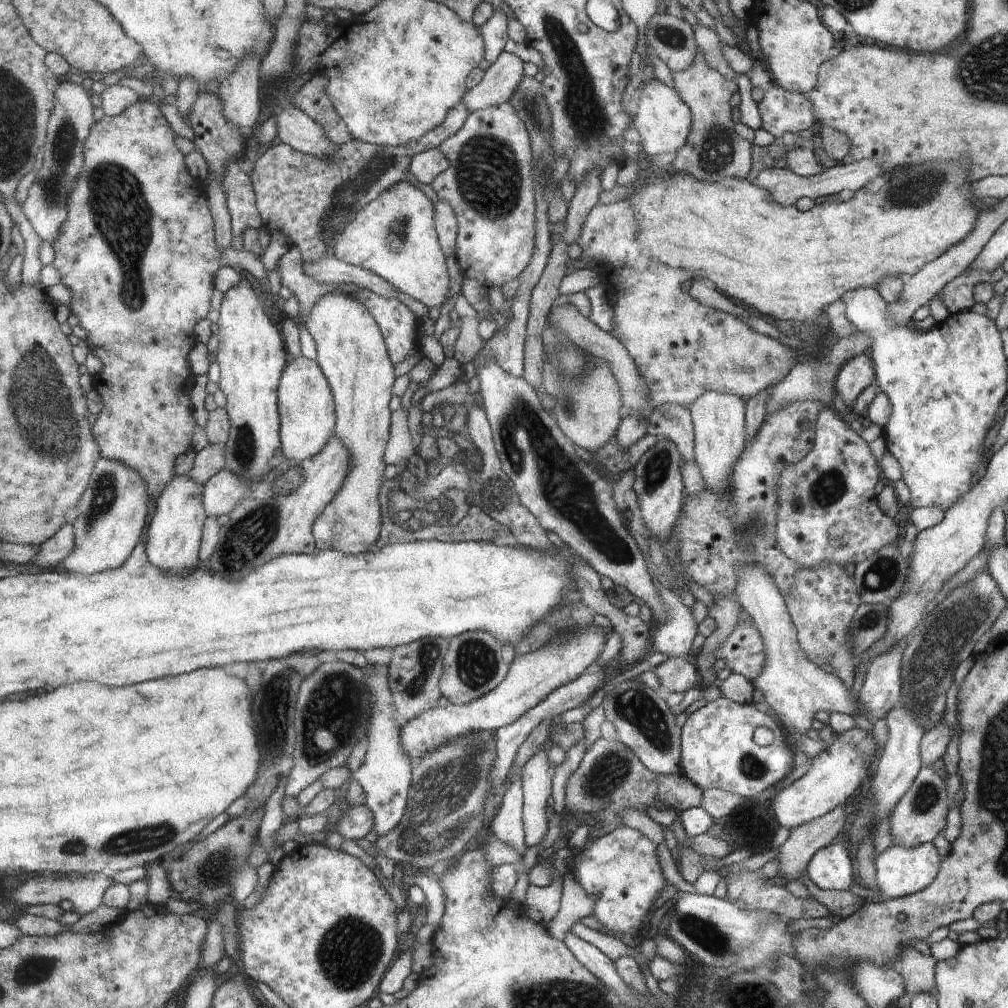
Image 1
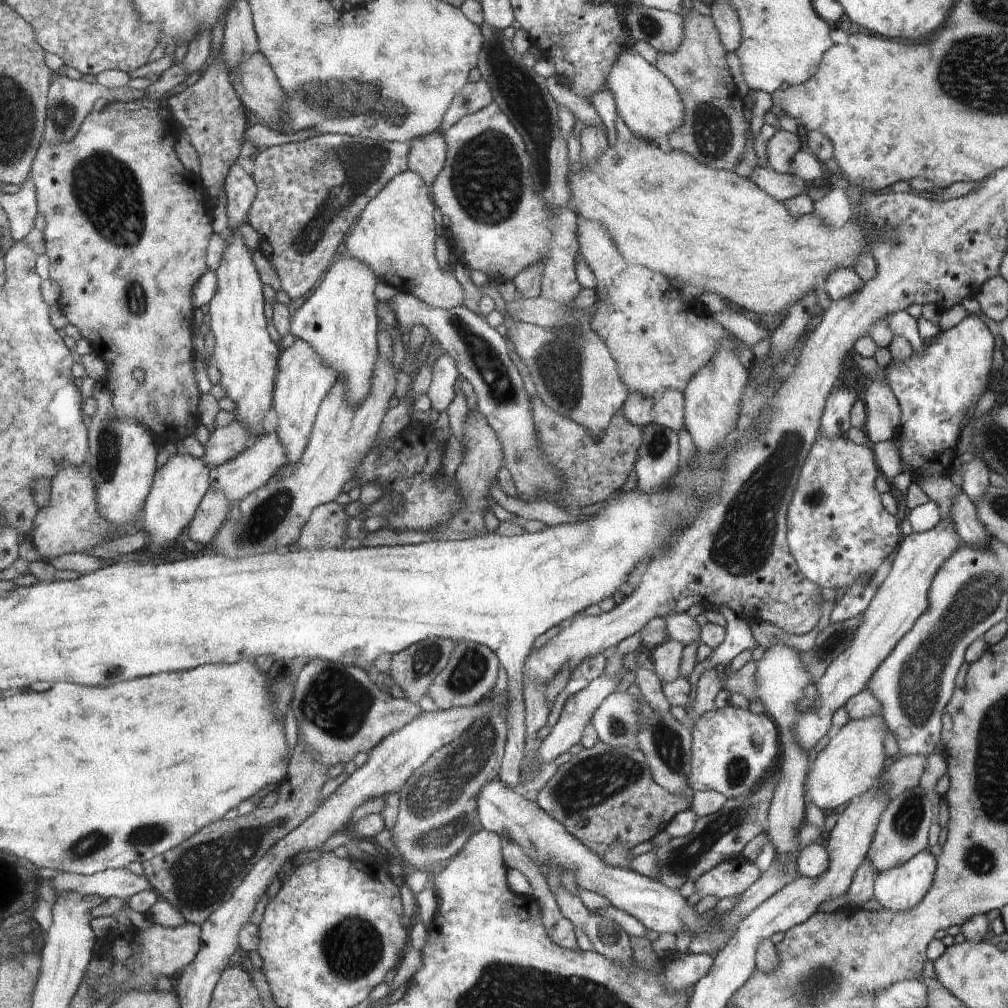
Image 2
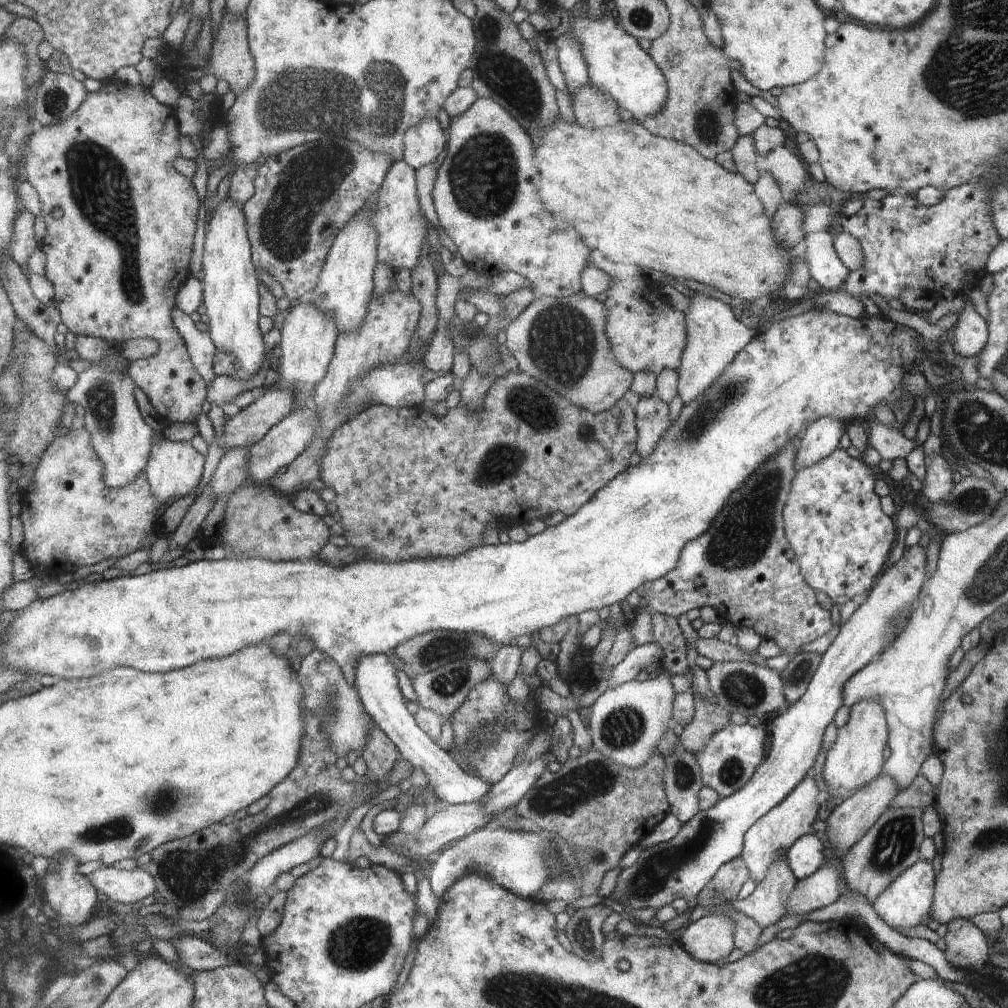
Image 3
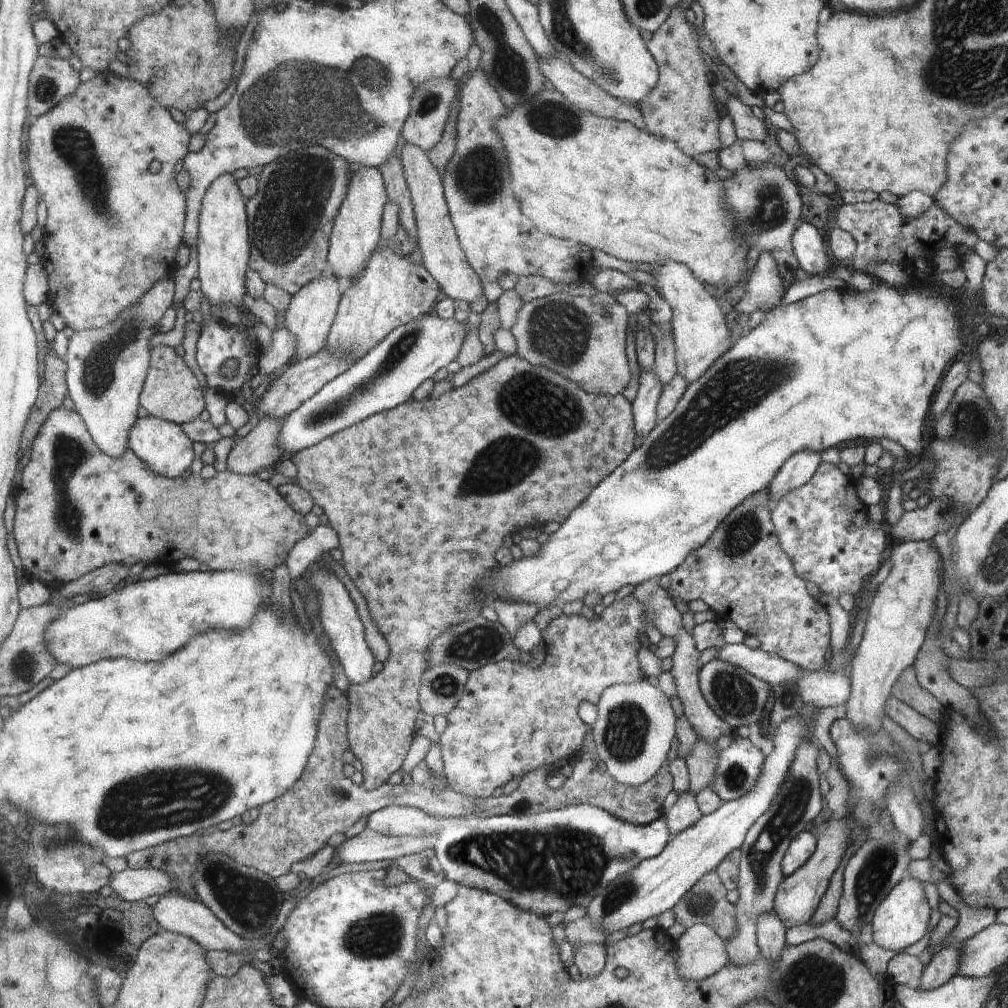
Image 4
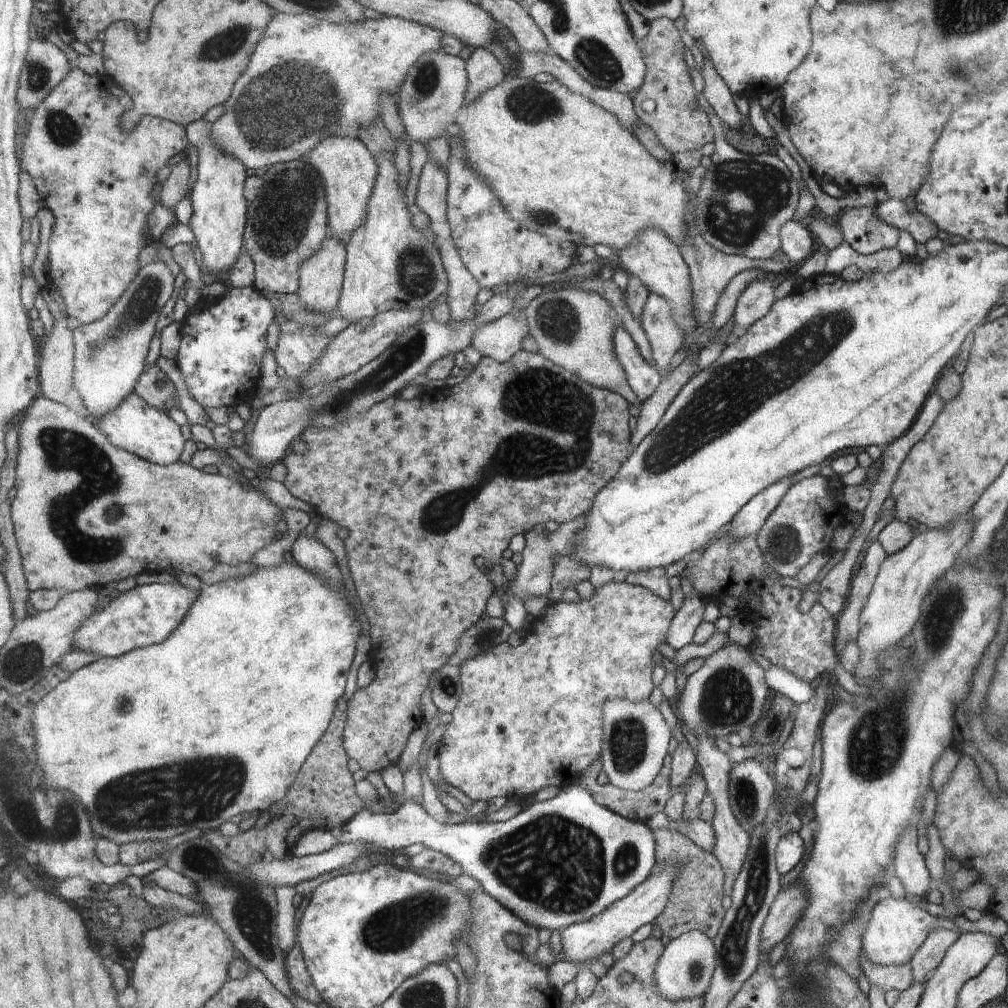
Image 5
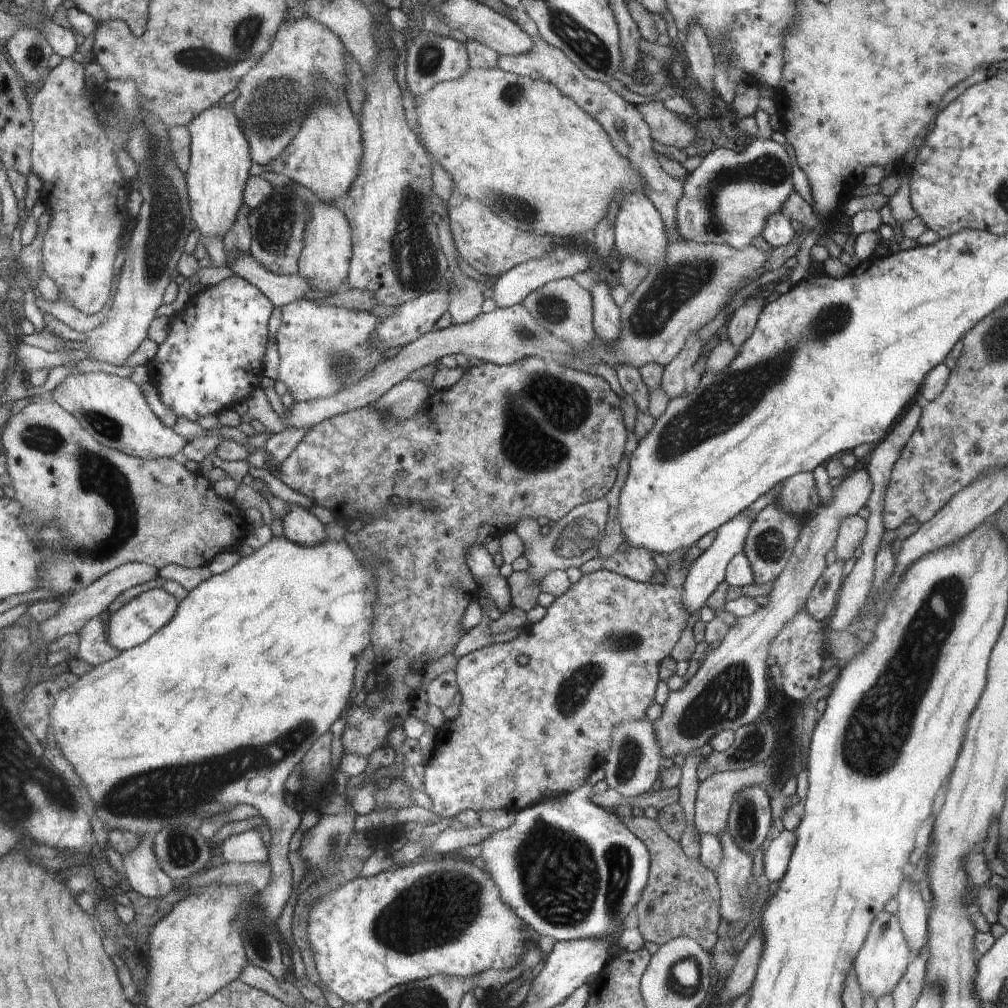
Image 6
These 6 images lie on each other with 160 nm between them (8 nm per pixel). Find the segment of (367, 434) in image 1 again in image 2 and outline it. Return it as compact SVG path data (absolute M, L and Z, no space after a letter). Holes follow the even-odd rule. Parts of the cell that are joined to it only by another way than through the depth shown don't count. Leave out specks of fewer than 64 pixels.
M350 255L340 258L326 272L314 293L298 308L290 323L290 334L313 346L322 362L347 378L347 399L363 403L372 393L378 354L378 314L376 312L376 275L370 265ZM334 501L317 506L302 528L298 542L287 550L342 548L347 540L343 526L348 518L343 507Z

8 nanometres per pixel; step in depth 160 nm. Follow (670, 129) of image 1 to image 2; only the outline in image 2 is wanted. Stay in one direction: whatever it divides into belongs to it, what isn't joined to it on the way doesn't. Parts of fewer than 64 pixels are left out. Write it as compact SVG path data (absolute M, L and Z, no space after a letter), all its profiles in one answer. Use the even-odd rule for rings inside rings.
M630 45L621 50L620 57L610 70L608 86L614 96L617 116L634 135L655 142L653 138L658 132L669 135L684 124L684 104L673 82L656 65L646 62Z

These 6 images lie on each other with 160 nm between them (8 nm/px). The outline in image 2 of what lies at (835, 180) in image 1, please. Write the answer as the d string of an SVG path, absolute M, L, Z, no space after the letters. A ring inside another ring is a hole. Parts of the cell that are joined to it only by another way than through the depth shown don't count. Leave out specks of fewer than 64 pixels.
M756 165L749 178L753 180L763 191L773 195L775 199L784 204L785 200L792 198L800 193L806 193L807 186L798 187L792 175L778 173L774 169L764 169Z

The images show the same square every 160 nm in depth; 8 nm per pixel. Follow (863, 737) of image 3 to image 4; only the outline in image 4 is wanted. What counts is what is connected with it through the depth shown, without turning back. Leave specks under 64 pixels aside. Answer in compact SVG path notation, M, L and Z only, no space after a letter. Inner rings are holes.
M906 541L898 544L889 557L892 568L887 578L878 585L872 602L867 606L868 614L862 640L852 660L852 694L845 702L847 717L858 730L880 726L880 716L884 712L884 702L890 694L890 688L898 680L900 672L906 666L912 666L921 652L926 630L934 616L934 598L940 590L940 552L936 552L937 548L932 547L933 545L928 544L928 541Z

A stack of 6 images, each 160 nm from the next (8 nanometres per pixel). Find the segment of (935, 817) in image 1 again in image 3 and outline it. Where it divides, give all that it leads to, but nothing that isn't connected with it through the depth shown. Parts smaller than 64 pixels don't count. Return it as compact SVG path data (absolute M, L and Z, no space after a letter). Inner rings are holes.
M920 807L886 809L870 830L843 856L847 888L862 895L872 905L899 874L920 860L919 848L925 837L921 821L923 814Z

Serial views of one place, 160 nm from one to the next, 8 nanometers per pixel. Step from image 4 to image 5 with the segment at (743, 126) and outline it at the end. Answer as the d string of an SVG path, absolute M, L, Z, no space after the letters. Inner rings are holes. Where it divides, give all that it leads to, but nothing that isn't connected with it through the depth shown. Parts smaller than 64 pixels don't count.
M710 59L702 60L699 64L702 78L704 78L703 95L712 106L712 110L730 128L739 129L739 126L746 124L745 118L740 114L732 99L732 93L722 77L715 71L713 62Z

